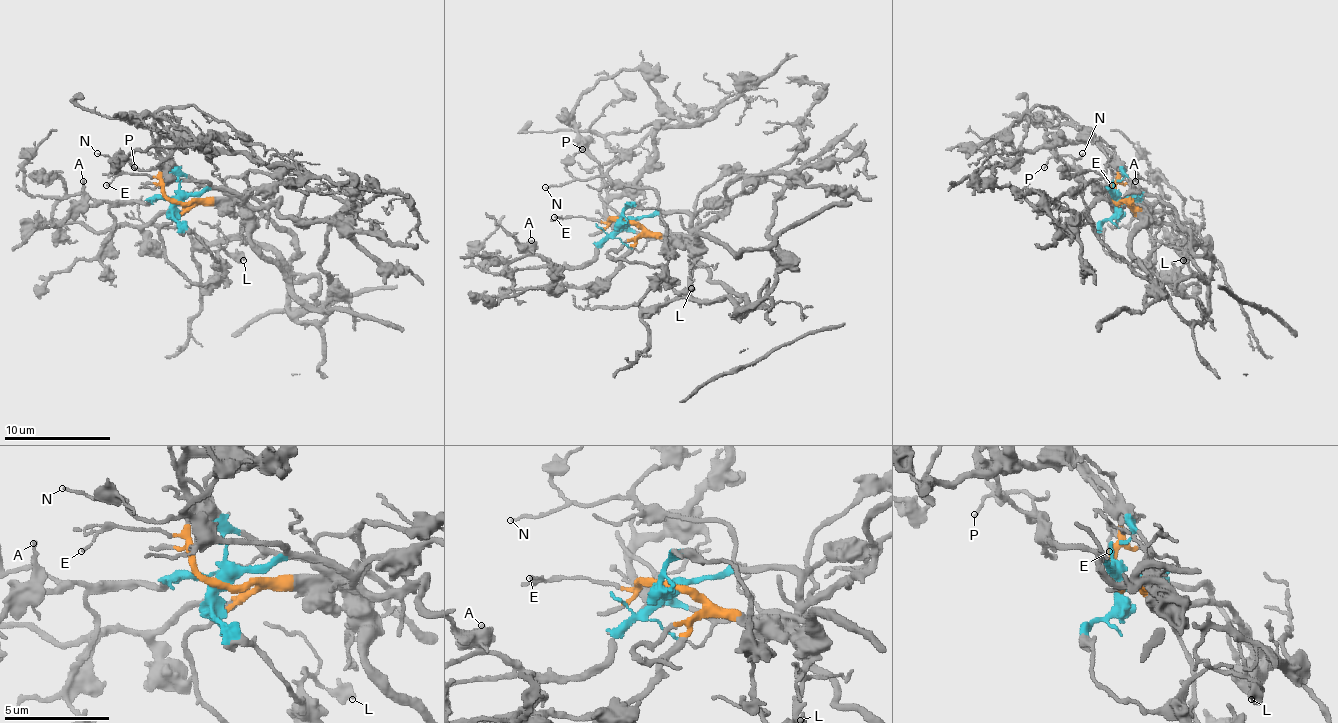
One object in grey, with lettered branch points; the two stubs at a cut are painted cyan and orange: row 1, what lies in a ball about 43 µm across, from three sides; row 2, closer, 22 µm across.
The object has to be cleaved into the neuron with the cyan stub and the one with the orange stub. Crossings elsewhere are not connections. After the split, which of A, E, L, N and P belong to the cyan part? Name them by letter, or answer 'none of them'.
A, L, N, P

